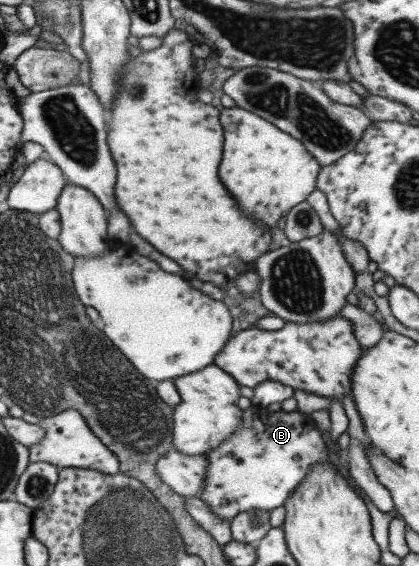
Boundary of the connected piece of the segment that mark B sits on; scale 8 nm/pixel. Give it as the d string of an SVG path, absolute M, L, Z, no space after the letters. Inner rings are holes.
M250 406L242 410L240 428L234 430L234 434L230 434L216 448L208 450L208 454L204 454L204 457L208 461L208 466L206 466L206 476L204 476L200 496L196 496L196 498L204 501L216 517L228 519L228 522L242 511L250 509L270 511L283 506L286 498L304 480L304 476L308 474L308 470L314 464L333 461L326 453L320 430L315 427L310 414L301 413L298 410L286 412L281 409L270 412L259 406Z

